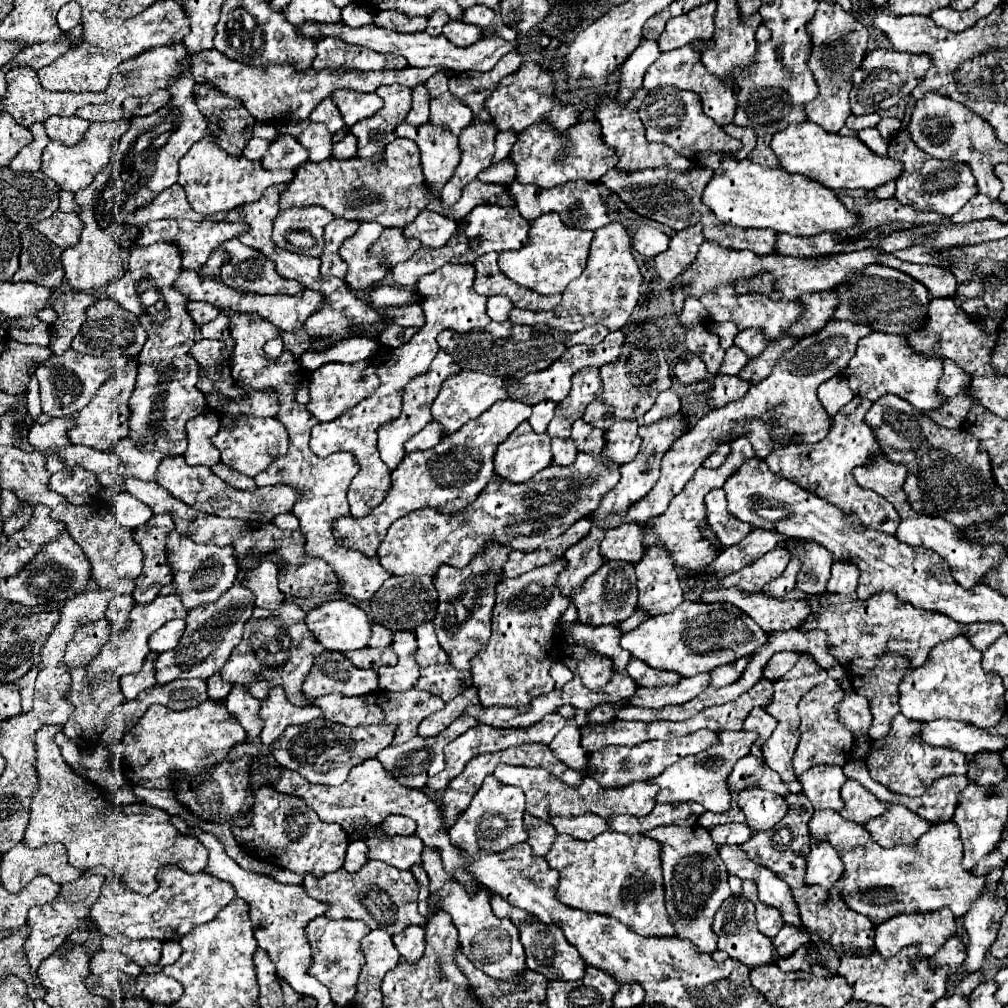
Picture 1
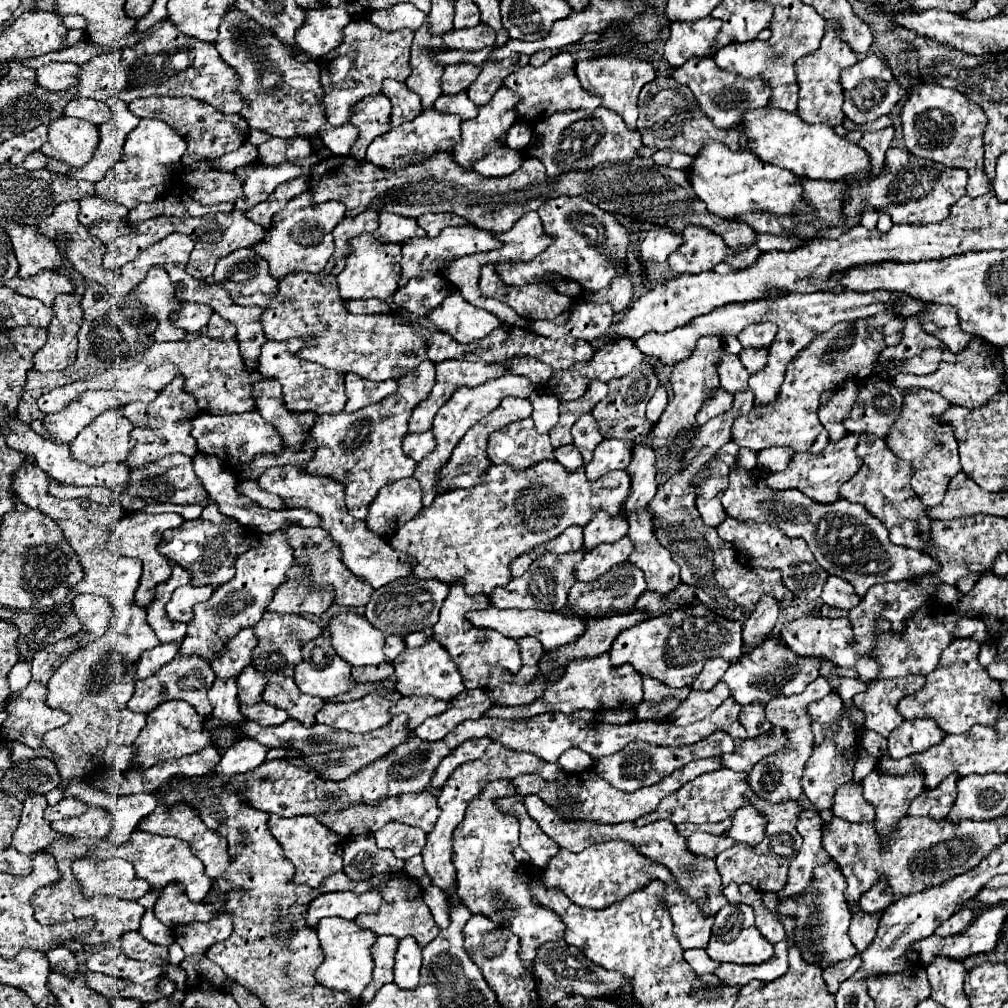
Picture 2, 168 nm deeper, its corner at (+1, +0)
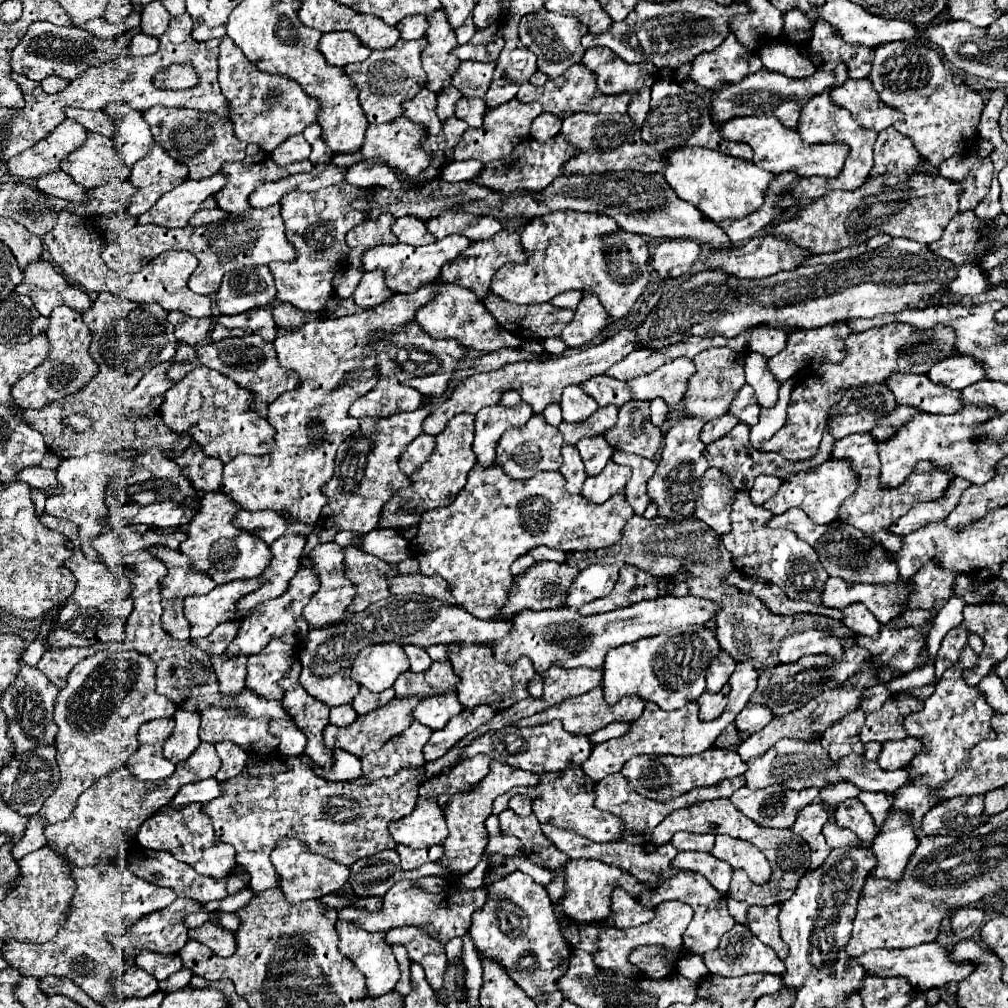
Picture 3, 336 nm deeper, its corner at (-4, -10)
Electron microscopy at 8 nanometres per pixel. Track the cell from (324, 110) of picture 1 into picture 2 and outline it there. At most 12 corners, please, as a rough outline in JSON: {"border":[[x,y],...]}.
{"border":[[353,20],[319,58],[325,114],[347,122],[383,80],[407,80],[411,30]]}

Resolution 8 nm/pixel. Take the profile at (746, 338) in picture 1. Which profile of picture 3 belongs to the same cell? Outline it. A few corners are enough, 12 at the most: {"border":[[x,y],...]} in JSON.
{"border":[[758,328],[748,350],[770,358],[786,346],[782,328]]}

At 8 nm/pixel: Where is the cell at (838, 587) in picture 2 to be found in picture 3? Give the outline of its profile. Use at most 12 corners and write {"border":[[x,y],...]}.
{"border":[[860,602],[842,610],[856,634],[878,636],[880,622]]}

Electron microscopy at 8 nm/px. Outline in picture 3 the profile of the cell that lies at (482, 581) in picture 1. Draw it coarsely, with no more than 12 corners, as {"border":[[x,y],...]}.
{"border":[[488,644],[448,654],[464,708],[528,698],[534,666],[498,662]]}

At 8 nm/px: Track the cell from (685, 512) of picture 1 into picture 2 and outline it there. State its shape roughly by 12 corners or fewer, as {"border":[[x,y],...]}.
{"border":[[741,448],[737,466],[755,468],[757,454]]}

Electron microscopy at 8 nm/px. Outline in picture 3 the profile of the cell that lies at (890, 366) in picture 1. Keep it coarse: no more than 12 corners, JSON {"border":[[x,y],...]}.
{"border":[[970,356],[934,362],[934,384],[962,390],[984,378],[984,368]]}

